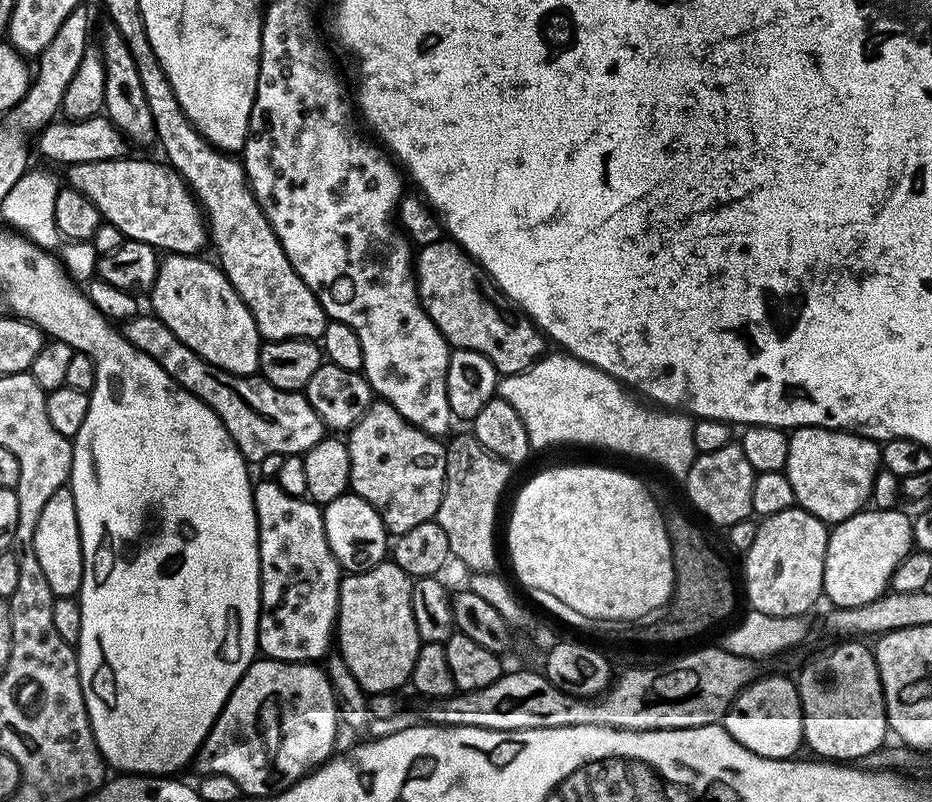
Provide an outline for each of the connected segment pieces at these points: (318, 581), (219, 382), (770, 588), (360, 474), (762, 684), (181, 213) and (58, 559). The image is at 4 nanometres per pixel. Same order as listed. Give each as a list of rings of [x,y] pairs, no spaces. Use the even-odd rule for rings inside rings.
[[[265,478],[255,481],[252,501],[260,535],[260,621],[256,631],[259,651],[269,660],[323,661],[334,644],[342,569],[330,550],[330,542],[326,542],[321,505],[303,496],[286,494],[275,479]]]
[[[137,314],[123,325],[124,337],[142,354],[154,358],[174,382],[194,394],[218,414],[230,438],[249,462],[259,462],[268,454],[298,456],[309,452],[315,444],[325,439],[324,423],[314,414],[314,406],[300,392],[283,392],[259,375],[239,376],[203,360],[190,346],[186,346],[155,314]]]
[[[799,506],[790,510],[782,510],[779,514],[770,514],[763,517],[756,525],[756,533],[754,534],[754,542],[750,545],[750,550],[743,553],[744,560],[744,588],[742,584],[742,592],[748,595],[751,611],[761,612],[762,614],[770,614],[771,616],[804,616],[816,604],[816,599],[821,599],[824,591],[824,567],[826,566],[826,546],[828,545],[828,534],[830,528],[824,521],[820,520],[814,514],[810,514],[805,508]]]
[[[373,402],[366,414],[358,418],[358,422],[346,436],[350,450],[350,488],[370,506],[380,513],[382,522],[389,533],[399,534],[418,526],[418,522],[433,519],[442,502],[444,479],[446,478],[446,444],[443,439],[426,434],[418,426],[406,422],[394,406],[383,402]]]
[[[764,676],[753,679],[747,684],[734,702],[728,707],[723,718],[723,726],[732,737],[746,750],[762,758],[786,760],[797,755],[804,744],[804,727],[802,726],[802,706],[796,689],[796,680],[787,680],[784,676]]]
[[[121,158],[82,162],[67,169],[67,183],[86,194],[107,223],[118,226],[125,238],[146,242],[164,254],[195,256],[210,244],[206,217],[188,183],[167,163]]]
[[[65,486],[54,490],[54,495],[47,500],[46,506],[42,506],[42,514],[38,514],[38,526],[34,530],[32,545],[53,597],[76,596],[82,586],[84,559],[80,545],[78,510],[74,506],[71,487]]]

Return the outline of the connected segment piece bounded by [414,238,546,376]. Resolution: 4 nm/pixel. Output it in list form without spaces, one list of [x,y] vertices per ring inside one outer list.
[[[445,238],[423,245],[415,253],[414,271],[420,305],[453,349],[474,350],[490,358],[497,373],[504,376],[525,372],[545,355],[544,333],[529,316],[513,307],[455,240]]]

